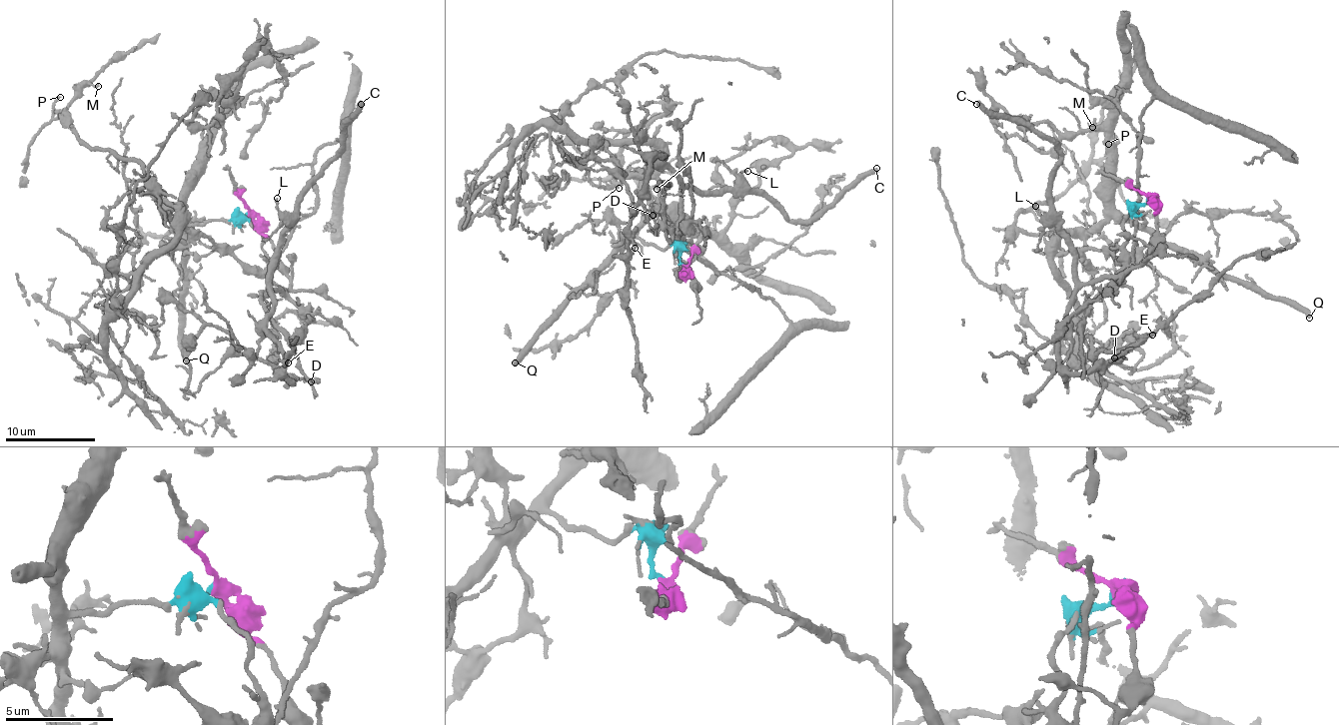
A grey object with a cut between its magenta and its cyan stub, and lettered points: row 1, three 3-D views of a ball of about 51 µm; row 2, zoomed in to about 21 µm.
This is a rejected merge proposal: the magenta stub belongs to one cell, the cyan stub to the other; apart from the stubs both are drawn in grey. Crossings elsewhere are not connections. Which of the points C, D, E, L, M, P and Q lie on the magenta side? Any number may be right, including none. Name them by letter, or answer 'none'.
C, D, E, L

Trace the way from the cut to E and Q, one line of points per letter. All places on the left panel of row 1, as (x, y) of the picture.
E: (250, 213), (289, 279), (286, 293), (270, 289), (267, 330), (291, 384), (275, 363), (289, 363)
Q: (250, 213), (231, 220), (187, 225), (178, 272), (185, 279), (182, 291), (186, 310), (184, 345), (187, 362)

